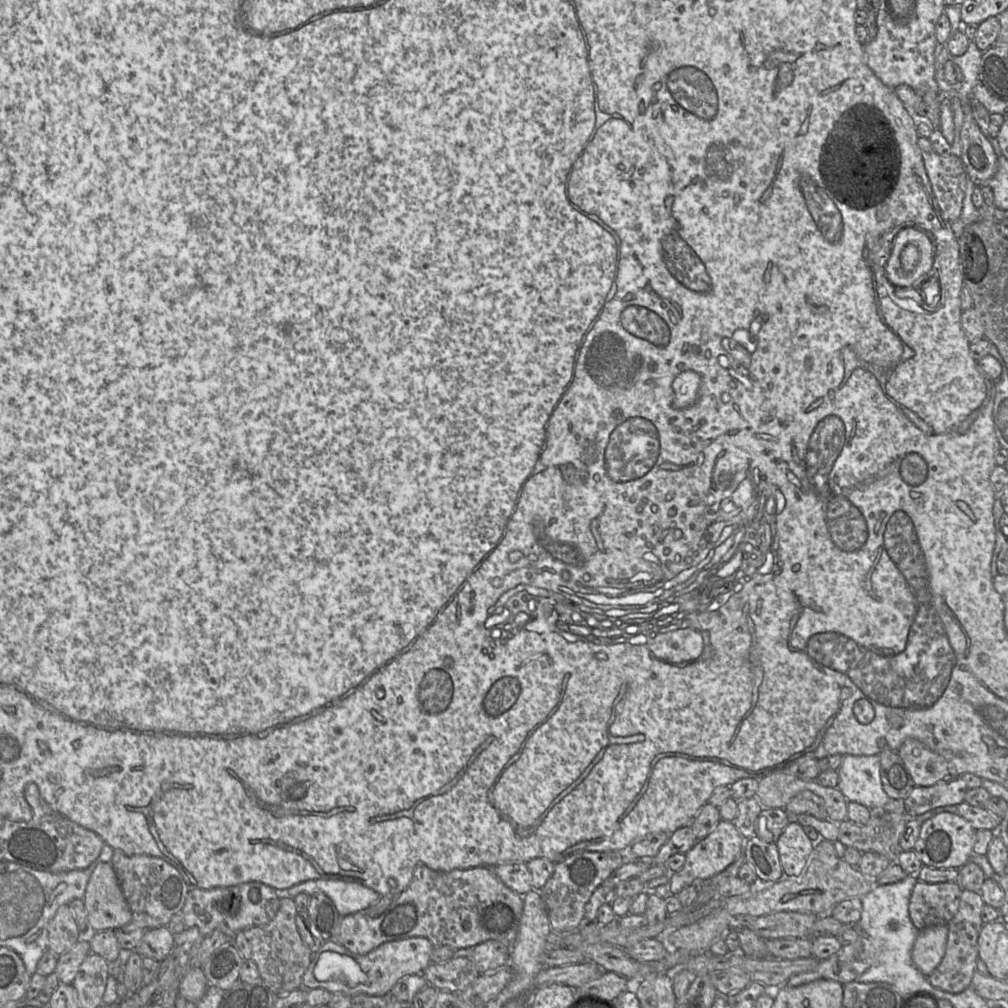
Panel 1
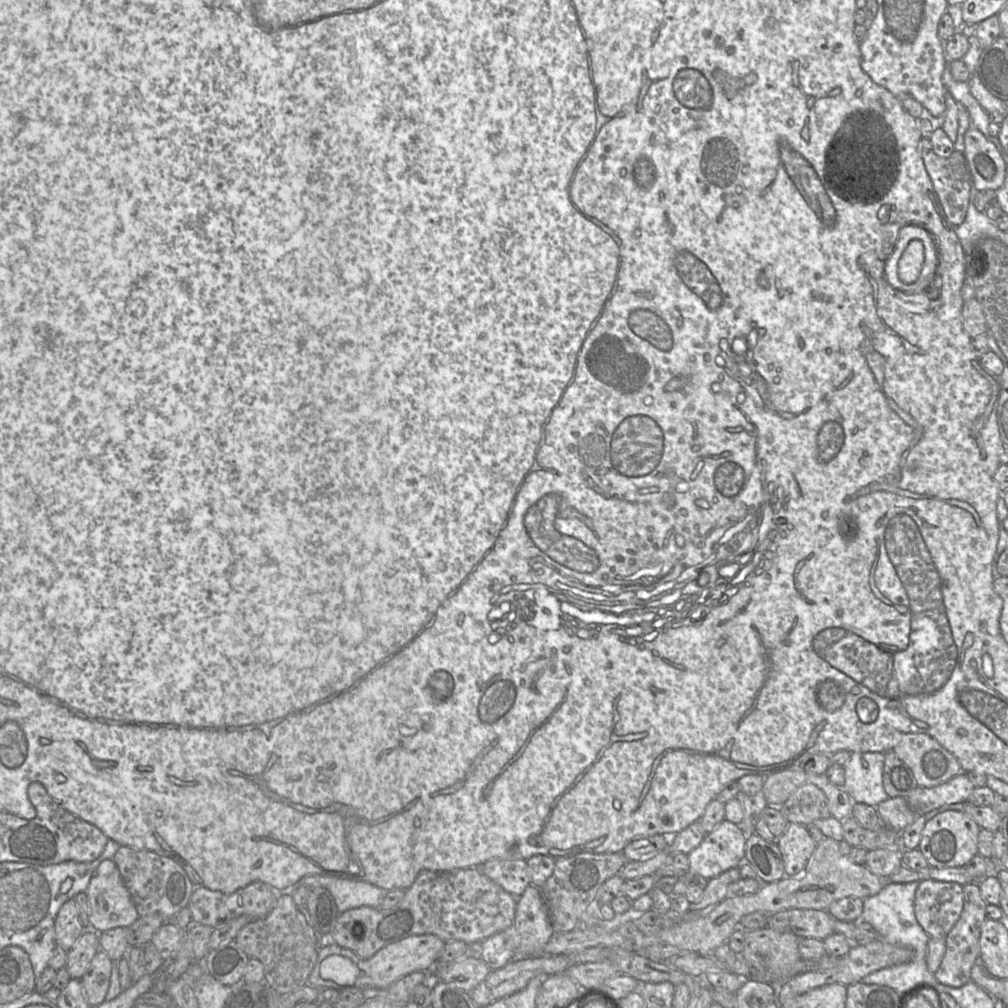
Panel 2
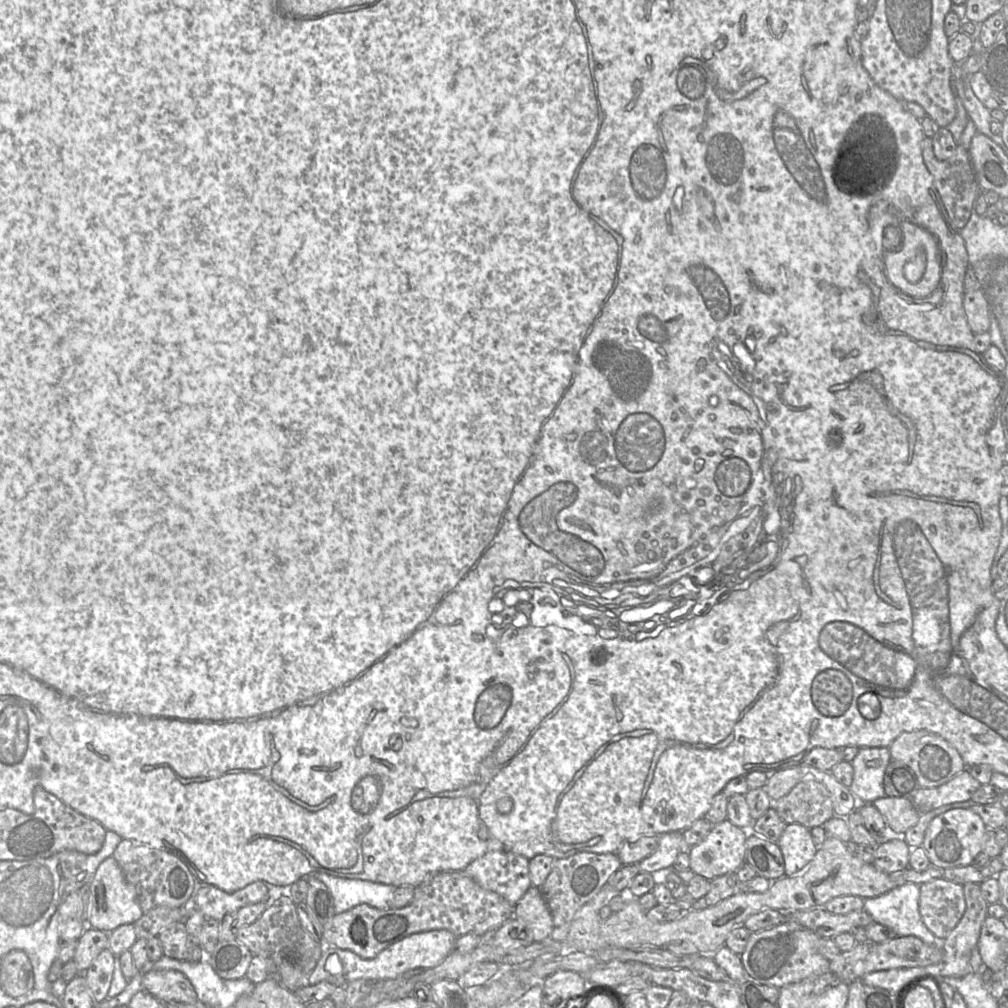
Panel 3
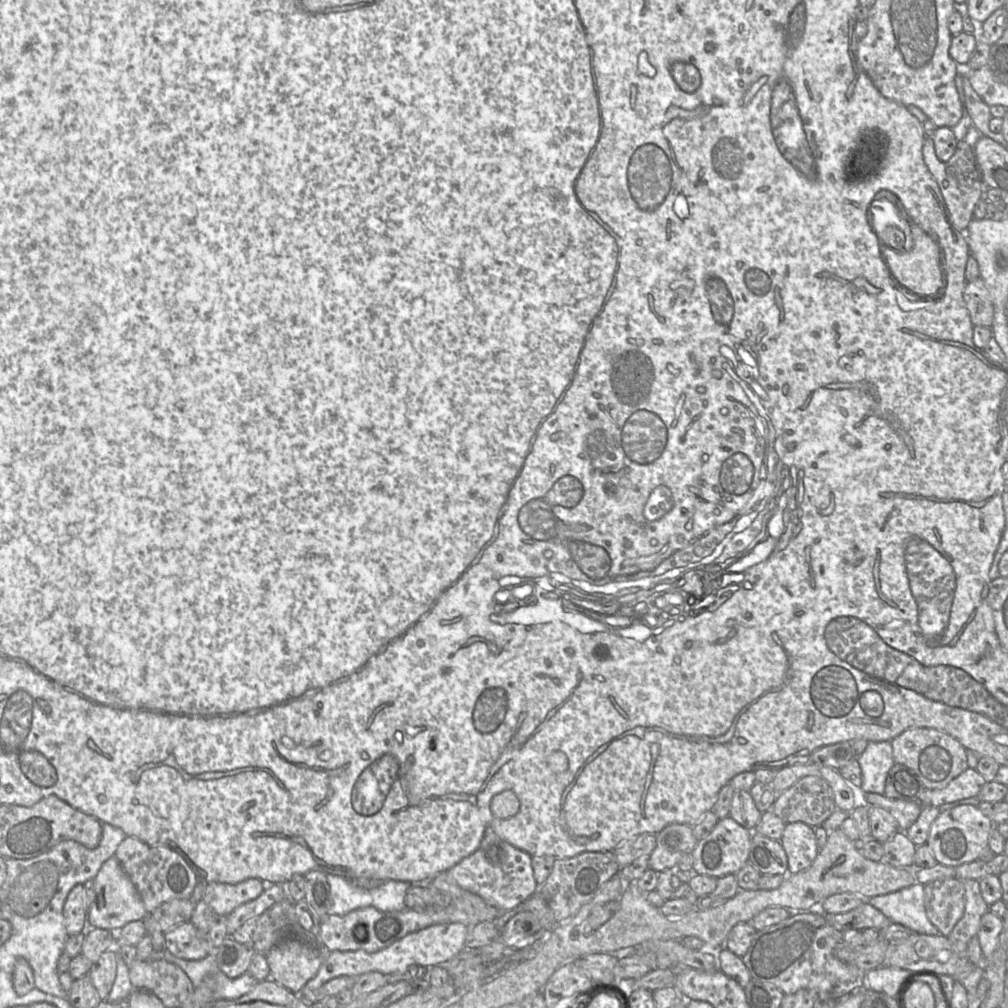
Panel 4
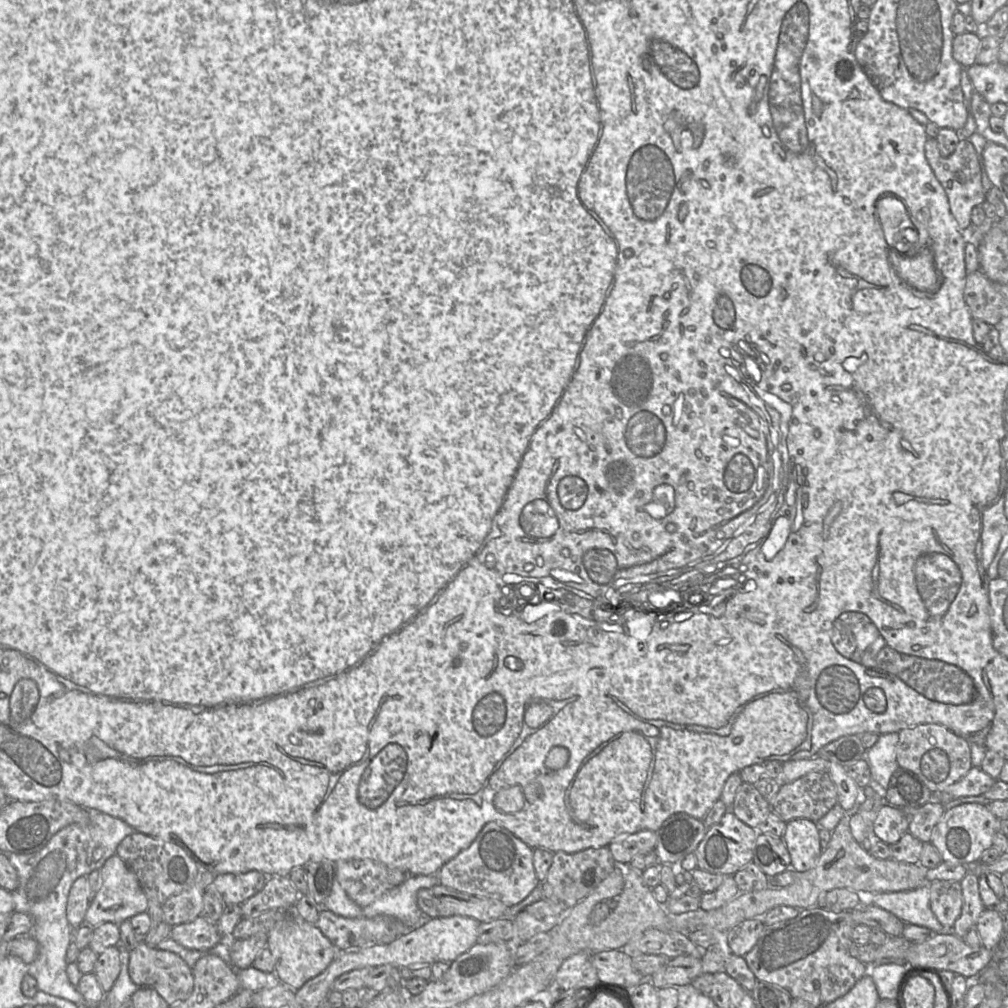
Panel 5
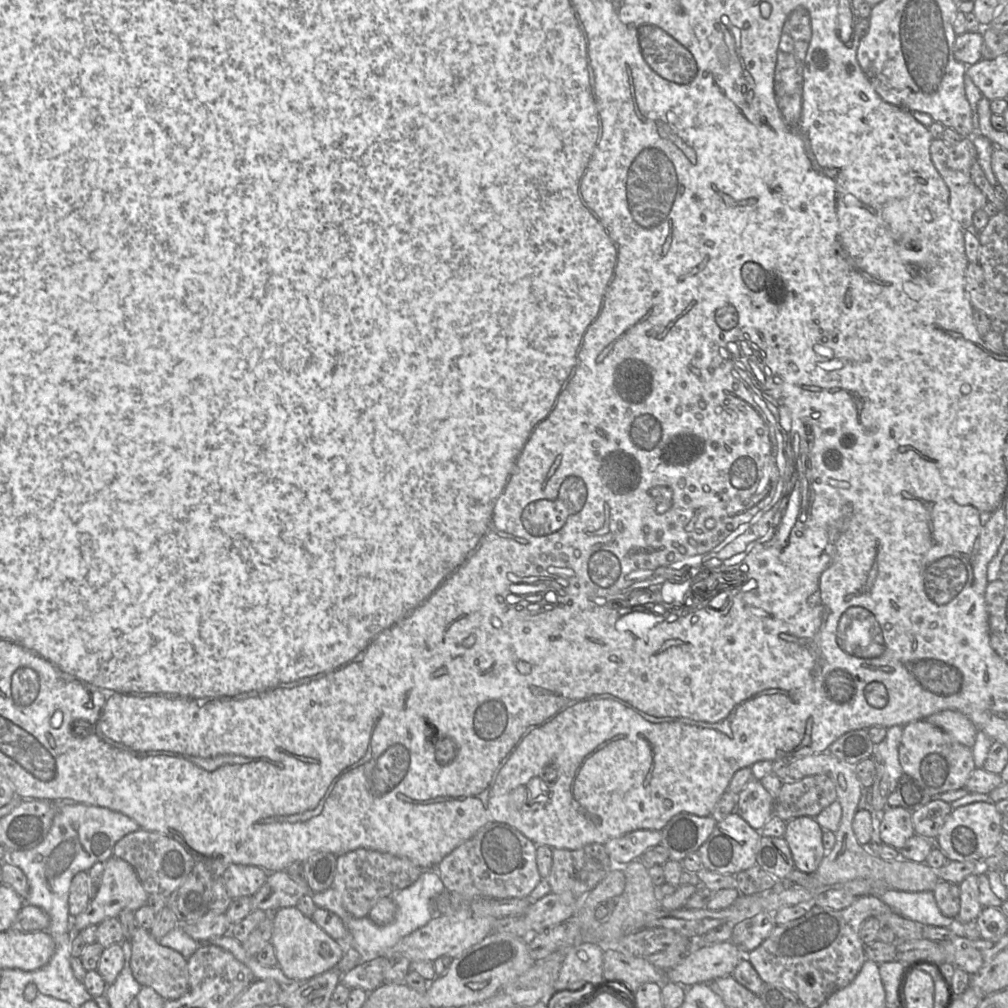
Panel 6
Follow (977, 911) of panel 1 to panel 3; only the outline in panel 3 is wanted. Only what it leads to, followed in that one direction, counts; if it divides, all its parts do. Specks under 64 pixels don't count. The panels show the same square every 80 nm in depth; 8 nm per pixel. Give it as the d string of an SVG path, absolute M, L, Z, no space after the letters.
M969 882L963 888L965 912L949 935L940 940L943 949L942 977L962 977L971 972L970 955L977 946L982 923L988 916L989 904L982 896L980 884Z

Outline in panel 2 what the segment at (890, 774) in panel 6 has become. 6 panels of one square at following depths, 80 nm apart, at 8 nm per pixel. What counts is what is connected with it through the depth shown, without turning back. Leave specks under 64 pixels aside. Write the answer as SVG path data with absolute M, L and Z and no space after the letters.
M853 752L844 765L845 783L843 789L853 803L865 803L877 807L887 800L883 786L885 753Z

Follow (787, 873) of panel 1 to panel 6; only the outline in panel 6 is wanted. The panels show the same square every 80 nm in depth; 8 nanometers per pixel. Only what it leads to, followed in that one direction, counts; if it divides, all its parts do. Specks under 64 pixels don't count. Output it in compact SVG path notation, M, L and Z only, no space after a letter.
M800 816L786 822L784 839L794 861L794 867L806 874L813 874L825 856L822 845L824 829L815 818Z

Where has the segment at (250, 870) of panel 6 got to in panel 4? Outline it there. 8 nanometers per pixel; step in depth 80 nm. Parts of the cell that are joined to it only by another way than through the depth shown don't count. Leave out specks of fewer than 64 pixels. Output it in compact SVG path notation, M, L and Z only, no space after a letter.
M255 877L238 883L210 882L206 885L203 900L216 914L227 916L241 904L257 898L266 885Z

